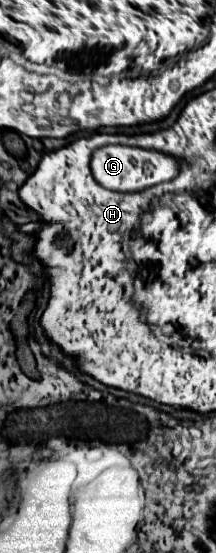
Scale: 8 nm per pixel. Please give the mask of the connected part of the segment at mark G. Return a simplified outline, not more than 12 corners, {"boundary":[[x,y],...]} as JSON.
{"boundary":[[101,146],[91,172],[107,190],[139,192],[179,176],[183,158]]}

